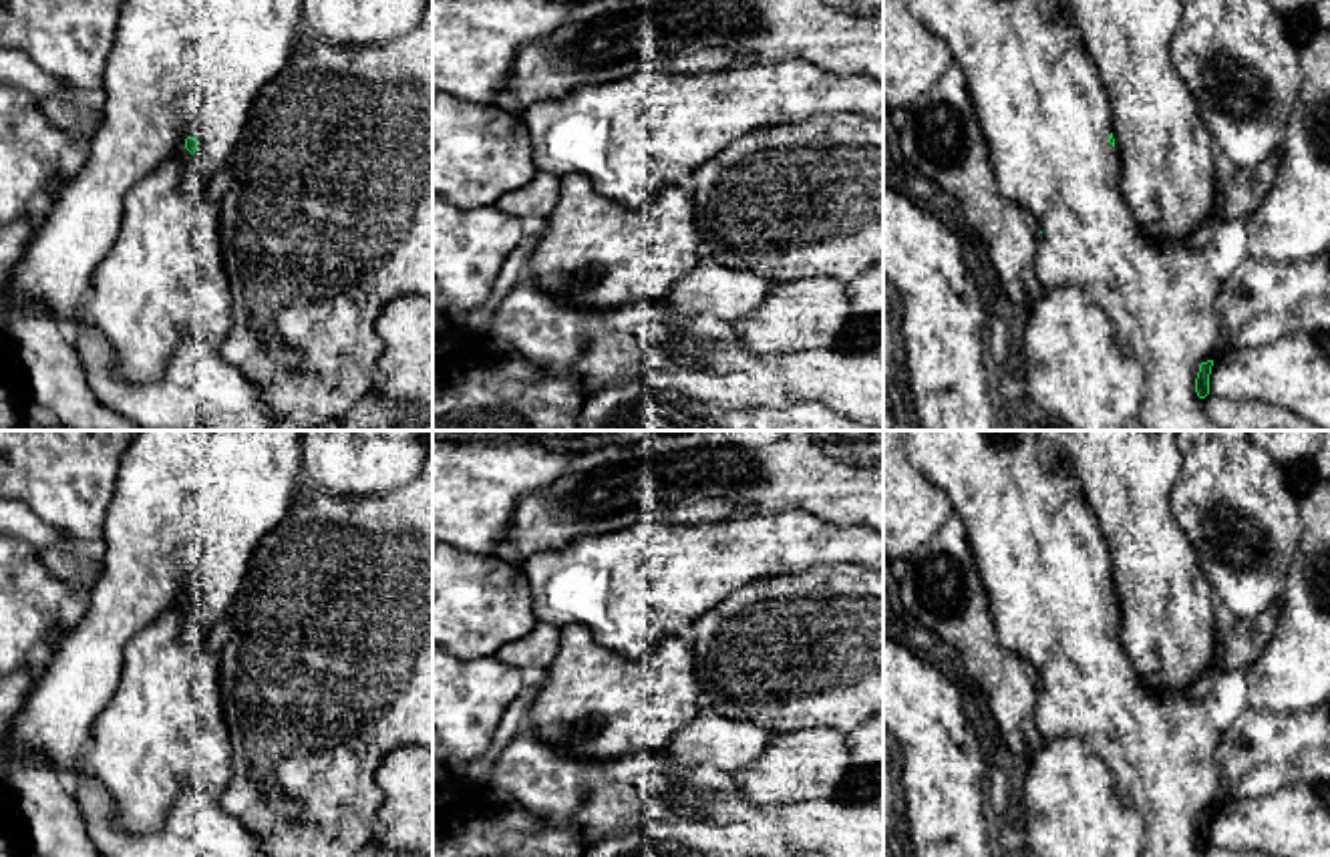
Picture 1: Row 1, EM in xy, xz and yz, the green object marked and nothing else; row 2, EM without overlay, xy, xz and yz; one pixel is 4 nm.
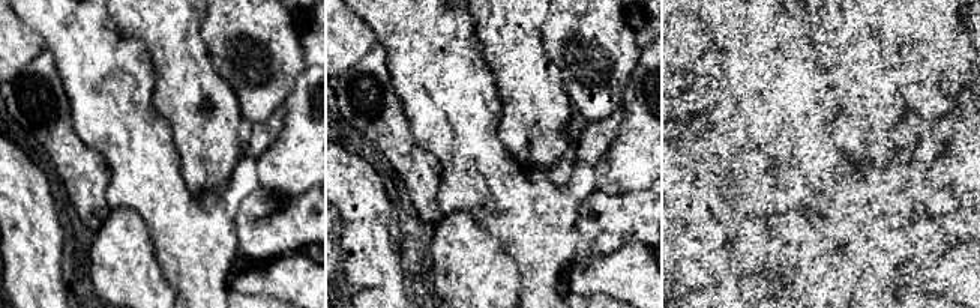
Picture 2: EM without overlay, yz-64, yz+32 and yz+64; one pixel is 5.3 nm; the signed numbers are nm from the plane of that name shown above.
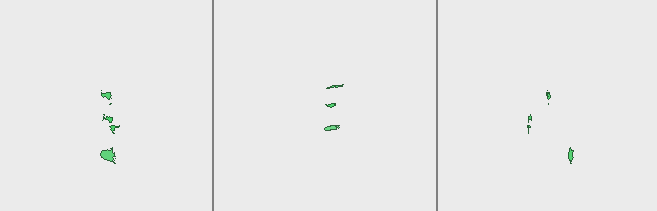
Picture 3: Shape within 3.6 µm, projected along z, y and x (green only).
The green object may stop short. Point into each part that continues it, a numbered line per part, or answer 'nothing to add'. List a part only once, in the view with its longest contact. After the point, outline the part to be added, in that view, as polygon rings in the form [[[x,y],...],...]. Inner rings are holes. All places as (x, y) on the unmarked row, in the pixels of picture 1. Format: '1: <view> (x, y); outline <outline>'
1: yz (1043, 558); outline [[[905,431],[903,451],[909,465],[952,499],[954,513],[966,527],[998,642],[1024,656],[1038,672],[1040,732],[1046,740],[1076,736],[1107,764],[1117,793],[1141,817],[1141,857],[1203,857],[1195,843],[1199,815],[1213,811],[1221,799],[1217,734],[1209,730],[1201,704],[1191,696],[1155,694],[1143,686],[1123,646],[1121,610],[1109,593],[1111,549],[1074,479],[1040,463],[1038,431]]]

